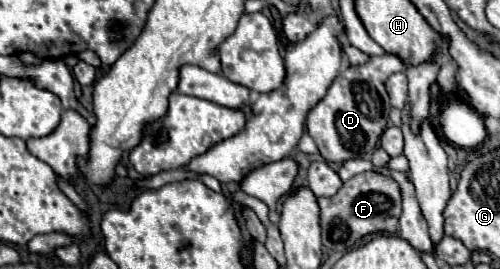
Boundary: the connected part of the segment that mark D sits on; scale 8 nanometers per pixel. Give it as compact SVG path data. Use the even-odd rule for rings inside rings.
M397 54L373 56L367 64L345 68L327 90L325 98L309 112L307 132L315 140L319 154L329 162L347 162L351 158L371 160L381 132L387 128L387 114L391 110L389 94L385 92L387 76L407 70L409 64Z

